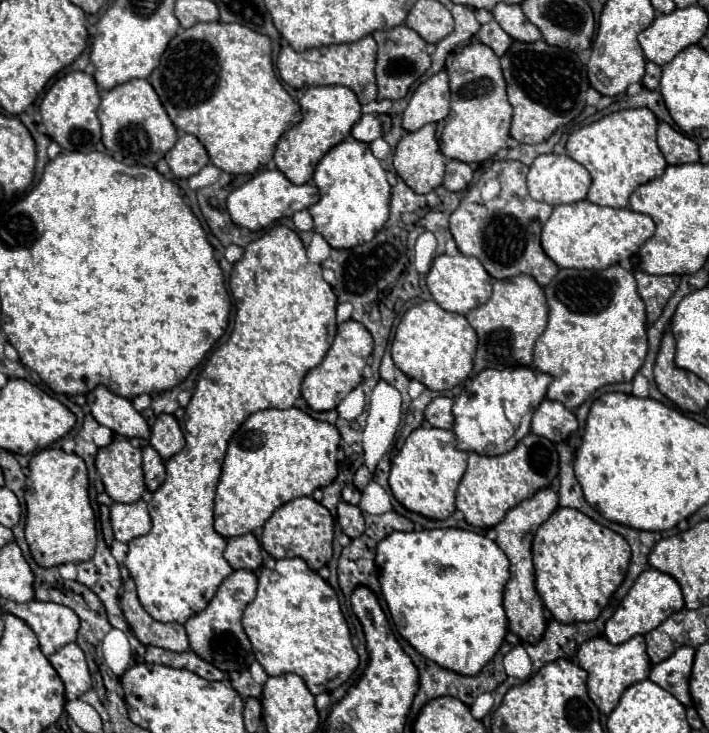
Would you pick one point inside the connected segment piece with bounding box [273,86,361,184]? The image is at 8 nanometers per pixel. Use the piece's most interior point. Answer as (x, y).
(329, 112)

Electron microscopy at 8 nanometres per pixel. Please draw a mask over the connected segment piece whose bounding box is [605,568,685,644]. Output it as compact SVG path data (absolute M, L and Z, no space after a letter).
M649 568L649 570L641 572L641 576L635 580L629 594L623 598L623 602L619 604L615 614L605 624L605 638L611 644L623 644L629 638L633 638L635 634L651 632L663 620L667 620L673 612L679 612L683 606L685 606L685 602L683 602L681 586L677 584L677 580L665 572Z

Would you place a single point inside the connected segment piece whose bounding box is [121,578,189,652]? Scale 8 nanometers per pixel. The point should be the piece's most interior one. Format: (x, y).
(171, 636)

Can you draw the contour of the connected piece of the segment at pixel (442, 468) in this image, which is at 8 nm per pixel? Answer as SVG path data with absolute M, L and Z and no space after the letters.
M421 426L409 434L403 448L393 458L389 486L407 510L433 520L445 520L455 512L455 492L465 474L467 456L467 452L457 448L457 436L453 430Z

